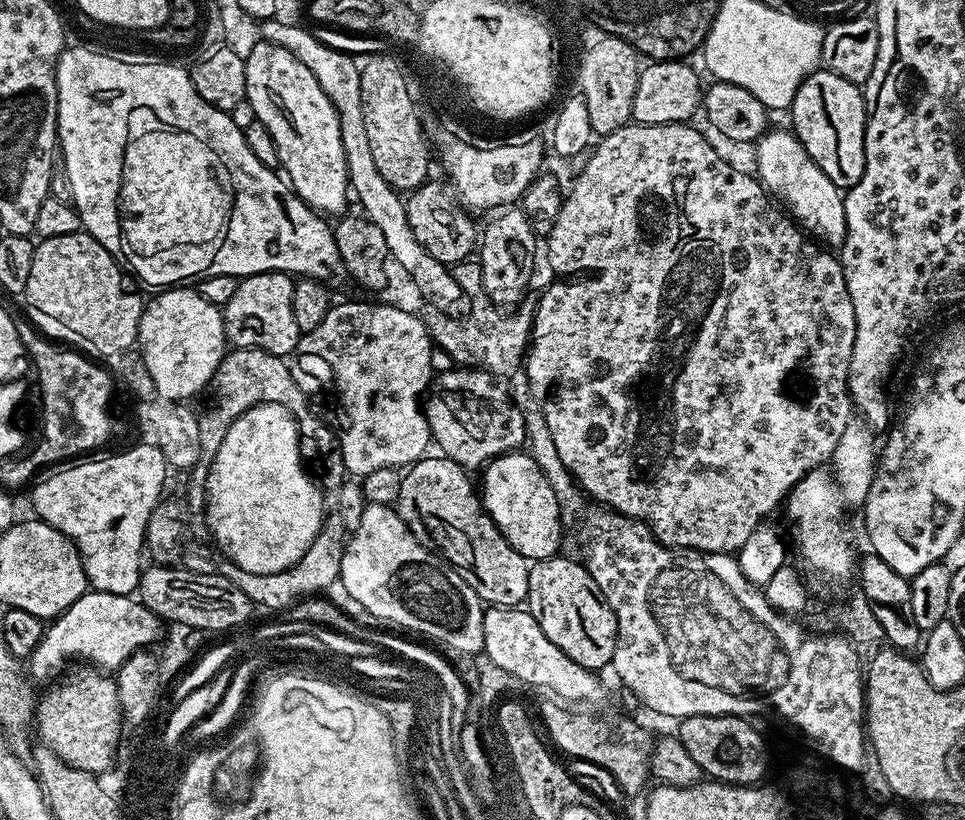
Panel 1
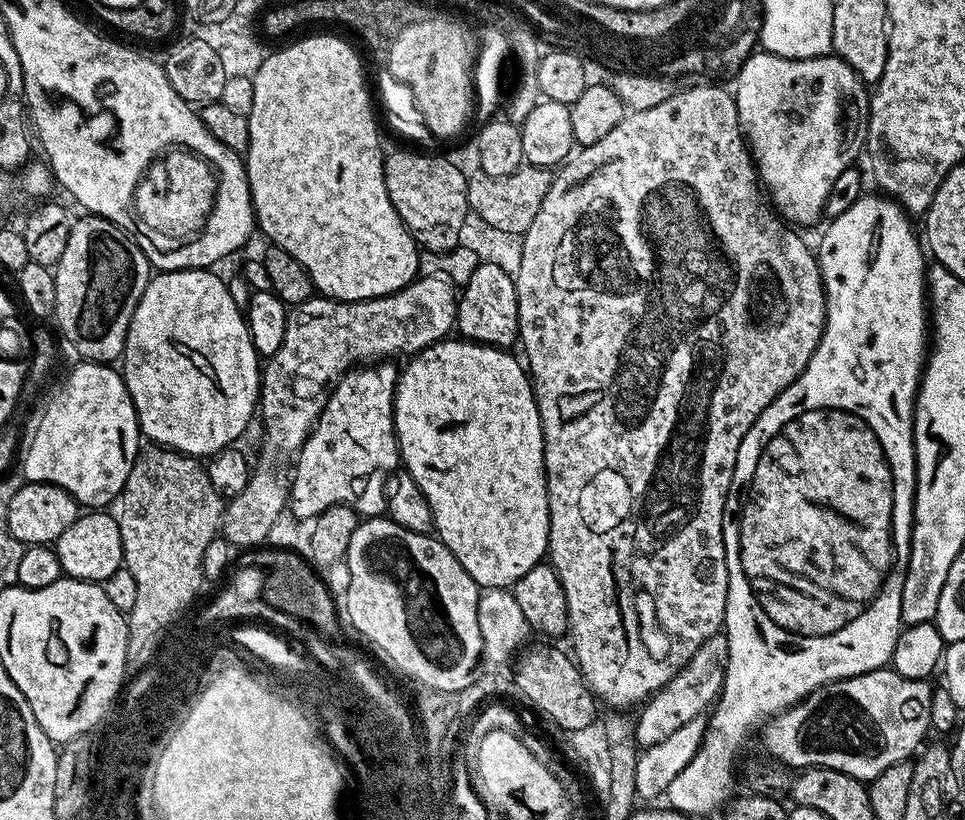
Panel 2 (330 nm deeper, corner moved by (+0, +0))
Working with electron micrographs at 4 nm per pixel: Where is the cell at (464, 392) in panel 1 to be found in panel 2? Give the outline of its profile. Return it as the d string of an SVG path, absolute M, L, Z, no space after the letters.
M480 262L470 276L468 284L463 285L456 305L456 328L459 335L466 340L474 340L478 344L493 344L495 348L511 349L517 343L520 334L518 322L518 298L514 276L502 270L497 264Z

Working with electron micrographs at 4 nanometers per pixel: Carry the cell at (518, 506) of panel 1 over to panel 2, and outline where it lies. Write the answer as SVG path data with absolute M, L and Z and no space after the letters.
M445 338L437 344L415 353L399 373L396 382L396 397L392 417L396 423L396 441L400 444L400 459L403 467L418 482L422 494L430 502L435 535L458 558L460 565L474 578L481 589L511 589L535 564L545 559L548 550L548 480L544 477L544 435L540 425L540 411L536 405L536 394L525 365L511 355L511 351L495 348L493 344L478 344L463 338Z

